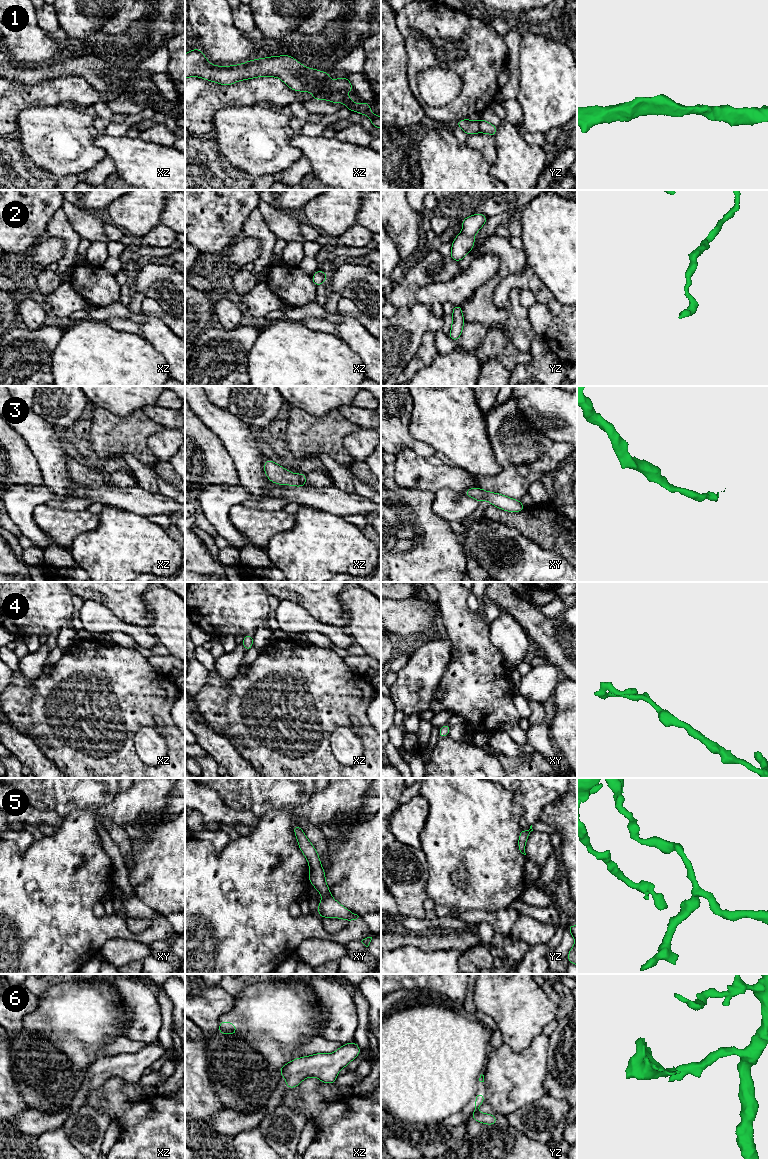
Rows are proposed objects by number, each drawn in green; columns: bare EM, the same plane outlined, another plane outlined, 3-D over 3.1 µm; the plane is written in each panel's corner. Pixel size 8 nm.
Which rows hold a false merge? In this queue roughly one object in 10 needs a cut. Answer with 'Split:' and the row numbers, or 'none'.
Split: 6

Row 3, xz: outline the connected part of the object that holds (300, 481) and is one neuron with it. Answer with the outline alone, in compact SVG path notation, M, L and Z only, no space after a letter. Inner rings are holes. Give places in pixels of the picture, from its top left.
M269 459L264 462L264 472L268 479L276 484L297 487L307 486L306 475L304 473L294 474Z

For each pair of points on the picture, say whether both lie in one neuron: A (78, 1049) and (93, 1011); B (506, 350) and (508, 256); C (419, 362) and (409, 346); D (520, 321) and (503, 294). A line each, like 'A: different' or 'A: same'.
A: same
B: different
C: different
D: different

